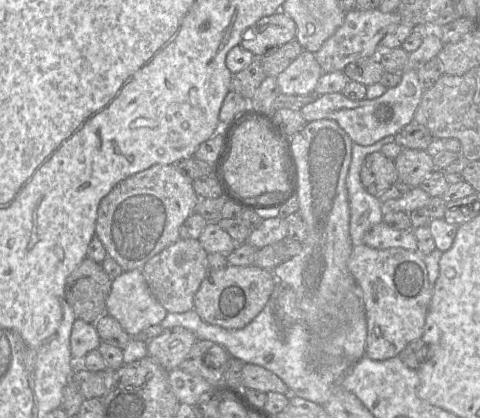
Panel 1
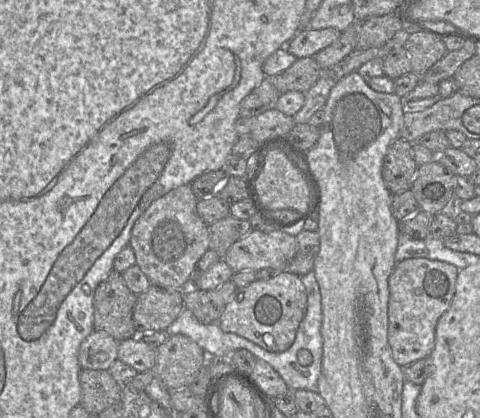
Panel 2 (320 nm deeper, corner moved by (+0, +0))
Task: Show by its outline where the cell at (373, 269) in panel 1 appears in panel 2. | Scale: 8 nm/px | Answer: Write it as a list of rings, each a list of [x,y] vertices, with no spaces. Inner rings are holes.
[[[410,258],[395,265],[388,280],[388,344],[393,360],[402,368],[431,354],[437,322],[451,305],[459,271],[452,264],[427,258]]]

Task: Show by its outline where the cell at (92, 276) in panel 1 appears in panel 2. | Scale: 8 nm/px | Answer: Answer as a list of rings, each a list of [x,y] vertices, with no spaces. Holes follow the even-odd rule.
[[[112,270],[94,293],[94,331],[106,332],[118,342],[136,336],[133,311],[137,295],[124,283],[122,275]]]

